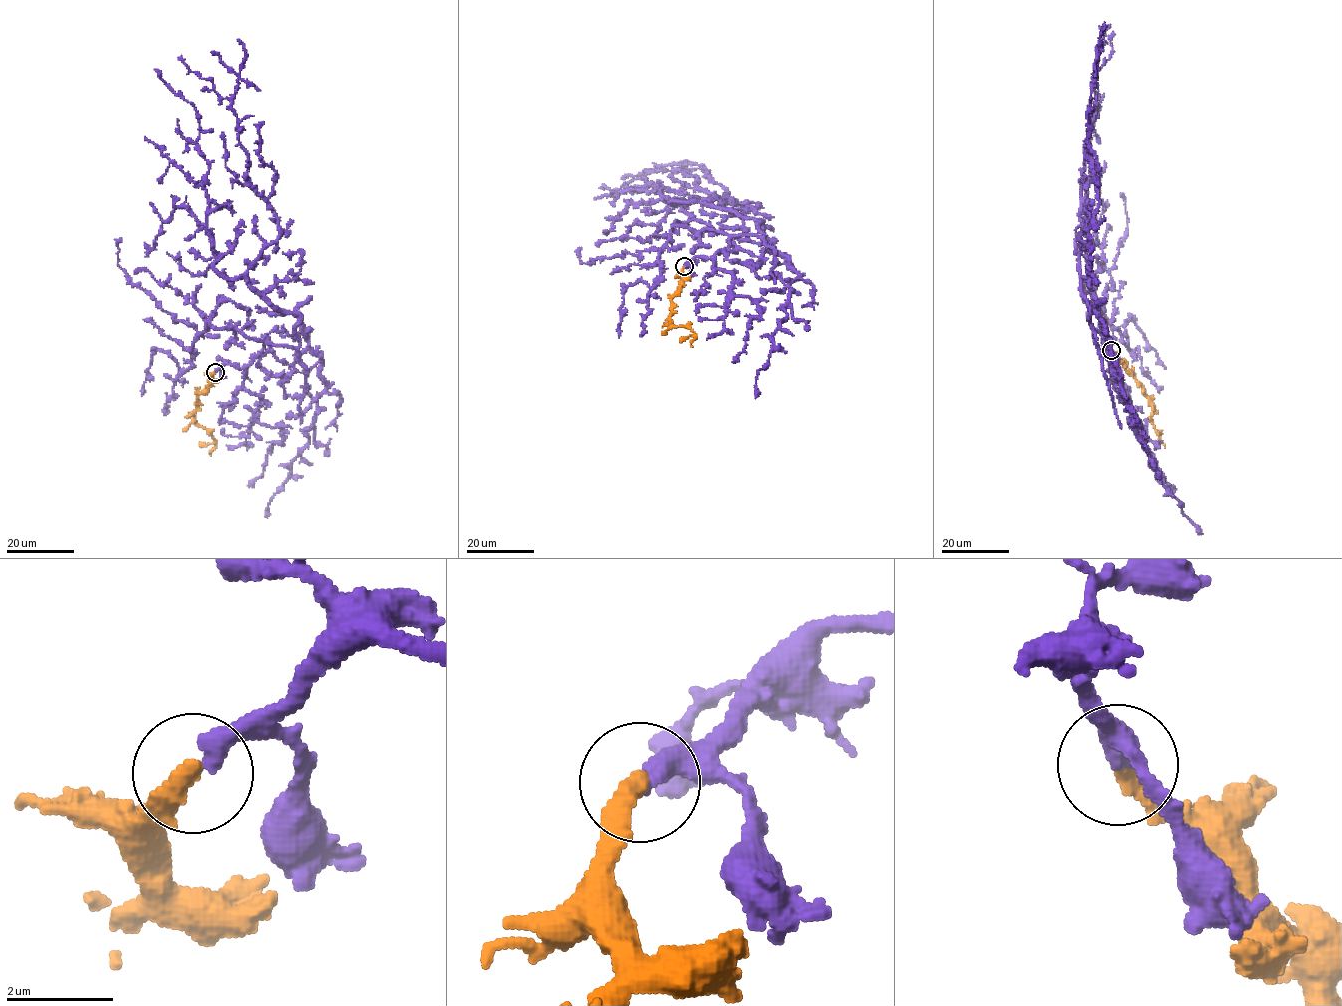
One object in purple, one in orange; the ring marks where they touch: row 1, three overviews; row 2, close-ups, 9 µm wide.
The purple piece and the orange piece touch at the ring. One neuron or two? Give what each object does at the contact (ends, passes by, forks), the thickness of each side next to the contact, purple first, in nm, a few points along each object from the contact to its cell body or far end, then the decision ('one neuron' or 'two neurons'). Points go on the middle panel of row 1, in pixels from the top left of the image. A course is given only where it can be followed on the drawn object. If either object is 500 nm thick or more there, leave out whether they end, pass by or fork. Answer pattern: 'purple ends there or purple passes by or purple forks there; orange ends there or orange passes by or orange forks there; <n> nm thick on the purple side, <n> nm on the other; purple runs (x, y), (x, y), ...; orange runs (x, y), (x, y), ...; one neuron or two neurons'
purple ends there; orange ends there; 340 nm thick on the purple side, 400 nm on the other; purple runs (684, 267), (739, 236), (762, 238), (761, 221), (706, 204), (734, 200), (707, 193), (683, 170), (624, 178); orange runs (684, 266), (683, 279), (671, 298), (671, 319), (674, 326), (685, 326), (695, 333), (693, 347); one neuron

